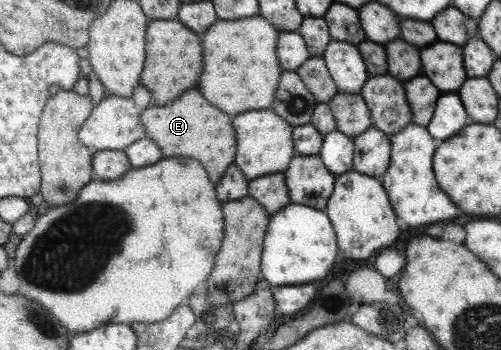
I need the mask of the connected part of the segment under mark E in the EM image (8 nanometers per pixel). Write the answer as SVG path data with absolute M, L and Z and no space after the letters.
M185 90L181 98L165 106L153 106L140 115L140 122L147 131L146 137L152 139L163 152L163 157L189 157L198 160L208 171L215 184L223 176L225 169L233 162L235 154L235 134L232 118L213 108L199 92Z

